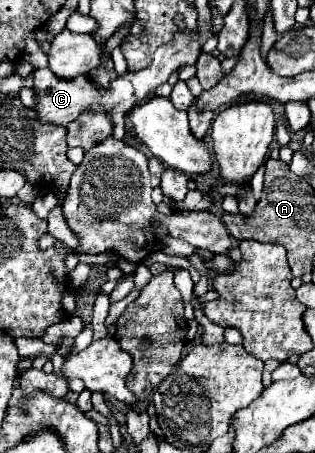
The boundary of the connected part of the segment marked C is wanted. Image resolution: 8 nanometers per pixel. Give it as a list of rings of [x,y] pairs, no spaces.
[[[179,33],[169,45],[161,45],[155,51],[155,59],[149,67],[141,71],[127,71],[125,75],[119,75],[115,81],[111,81],[109,87],[103,87],[95,81],[91,81],[89,75],[77,75],[75,79],[61,79],[51,69],[35,69],[35,95],[37,95],[37,113],[41,121],[53,121],[55,125],[67,125],[81,113],[105,113],[109,115],[113,123],[113,137],[125,139],[125,125],[123,117],[125,113],[135,105],[145,101],[159,85],[163,85],[173,71],[177,71],[181,65],[195,65],[197,57],[201,53],[201,45],[197,39],[197,33],[187,35]]]

